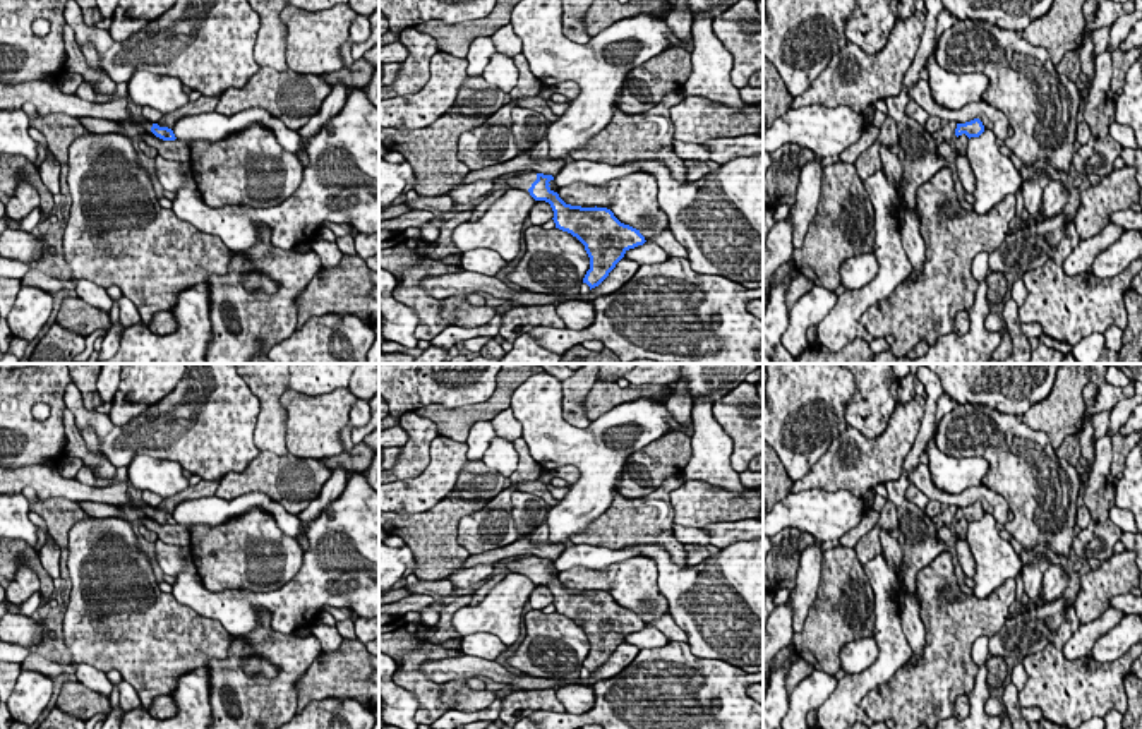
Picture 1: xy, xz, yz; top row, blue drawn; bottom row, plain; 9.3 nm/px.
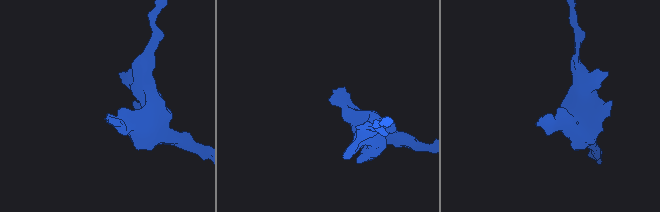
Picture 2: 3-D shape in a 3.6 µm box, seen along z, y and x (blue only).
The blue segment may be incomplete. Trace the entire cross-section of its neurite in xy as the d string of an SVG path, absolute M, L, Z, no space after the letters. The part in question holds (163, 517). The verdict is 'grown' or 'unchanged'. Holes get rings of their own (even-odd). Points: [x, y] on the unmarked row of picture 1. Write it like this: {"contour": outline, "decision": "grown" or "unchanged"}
{"contour": "M43 461L36 465L26 465L21 468L5 468L0 465L0 494L21 494L26 487L33 487L38 494L39 499L48 499L48 497L65 497L70 501L94 501L94 503L106 503L106 504L115 504L115 506L129 506L134 509L141 509L144 515L153 516L156 521L163 525L175 525L175 518L168 511L159 511L158 508L153 506L132 506L130 499L127 497L127 484L113 484L106 487L94 487L94 485L86 485L77 480L70 480L60 475L57 468L57 461Z", "decision": "grown"}

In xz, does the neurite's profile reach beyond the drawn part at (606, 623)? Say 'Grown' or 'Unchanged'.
Grown

